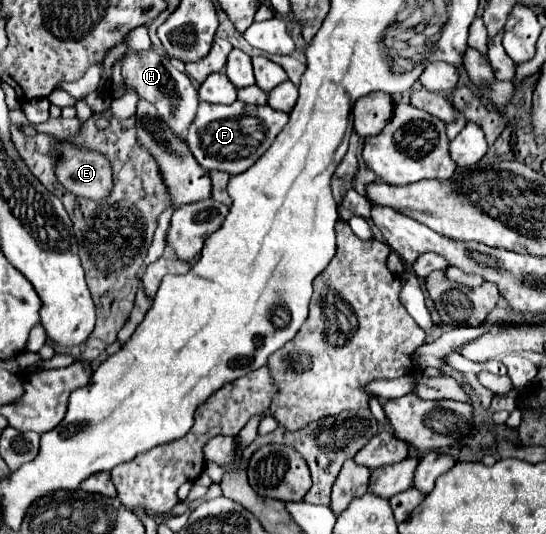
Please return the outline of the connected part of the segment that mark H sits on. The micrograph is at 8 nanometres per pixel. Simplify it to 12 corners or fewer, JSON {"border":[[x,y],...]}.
{"border":[[127,50],[123,80],[185,140],[199,106],[187,74]]}

